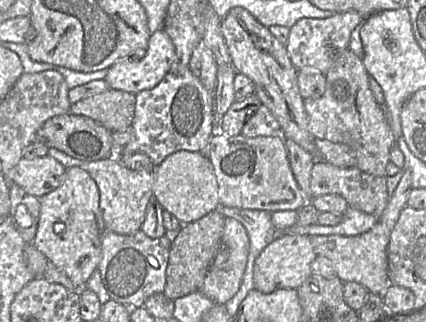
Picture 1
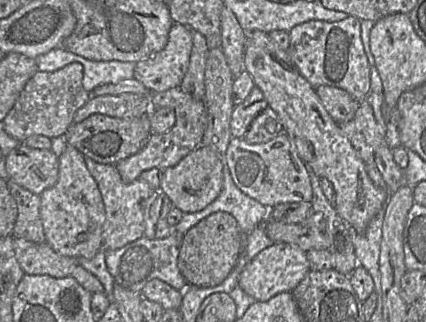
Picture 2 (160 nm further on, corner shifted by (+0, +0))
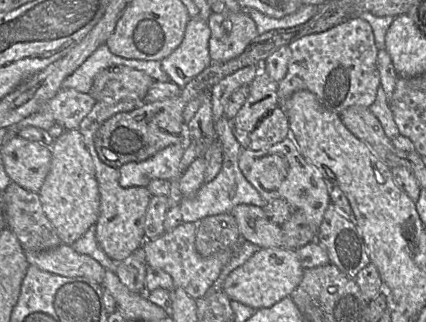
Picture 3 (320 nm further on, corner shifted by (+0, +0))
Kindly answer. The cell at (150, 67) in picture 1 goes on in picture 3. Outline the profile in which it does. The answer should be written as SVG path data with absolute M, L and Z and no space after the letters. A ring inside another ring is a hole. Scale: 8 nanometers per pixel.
M189 20L181 44L161 60L161 67L171 82L183 88L212 63L209 54L210 35L207 21Z

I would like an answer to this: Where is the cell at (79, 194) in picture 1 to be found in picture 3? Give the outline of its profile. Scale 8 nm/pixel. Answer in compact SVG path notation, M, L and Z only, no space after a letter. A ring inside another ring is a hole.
M78 129L65 130L50 148L51 169L38 194L43 210L62 243L71 246L97 223L100 215L95 167Z

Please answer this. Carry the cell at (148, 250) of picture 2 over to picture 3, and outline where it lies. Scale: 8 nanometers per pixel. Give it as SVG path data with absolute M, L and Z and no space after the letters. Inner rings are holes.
M182 223L154 240L146 240L142 248L146 254L148 267L164 270L172 277L174 287L182 288L190 297L198 300L208 293L209 288L231 259L234 250L225 250L209 257L202 257L195 248L196 229L196 223Z

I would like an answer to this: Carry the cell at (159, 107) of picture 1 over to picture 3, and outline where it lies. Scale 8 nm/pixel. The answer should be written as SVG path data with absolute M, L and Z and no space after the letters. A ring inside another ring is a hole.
M174 144L159 151L143 162L127 163L119 168L120 186L147 187L152 180L175 179L180 174L180 161L185 144Z

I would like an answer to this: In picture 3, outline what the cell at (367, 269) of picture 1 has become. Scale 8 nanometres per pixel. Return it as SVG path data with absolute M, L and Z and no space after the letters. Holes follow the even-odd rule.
M241 204L231 213L238 223L242 240L259 248L286 248L281 226L271 222L263 208Z

